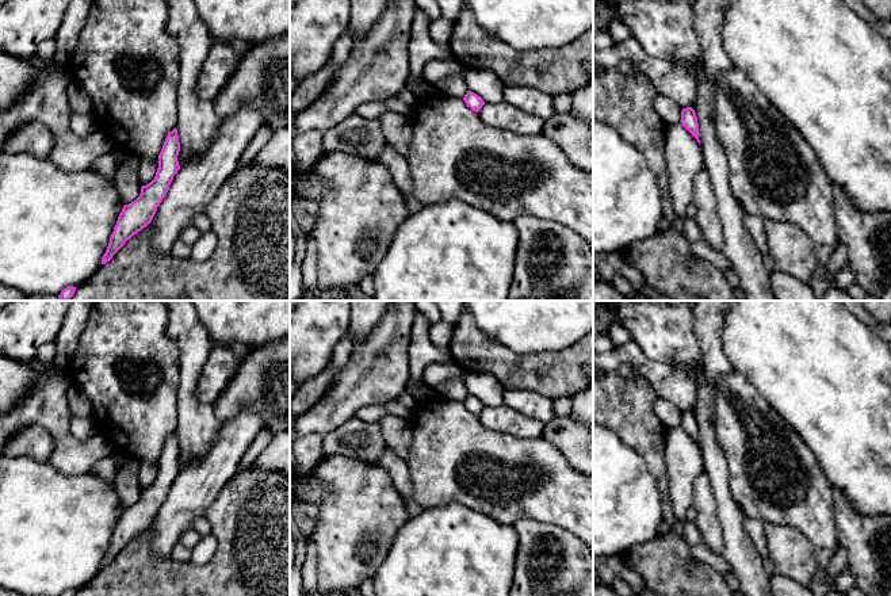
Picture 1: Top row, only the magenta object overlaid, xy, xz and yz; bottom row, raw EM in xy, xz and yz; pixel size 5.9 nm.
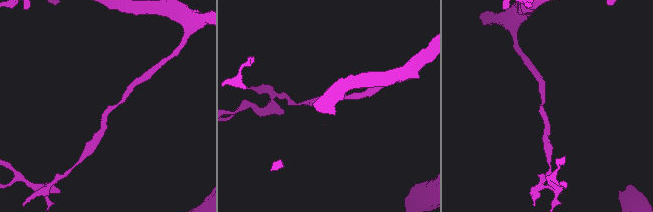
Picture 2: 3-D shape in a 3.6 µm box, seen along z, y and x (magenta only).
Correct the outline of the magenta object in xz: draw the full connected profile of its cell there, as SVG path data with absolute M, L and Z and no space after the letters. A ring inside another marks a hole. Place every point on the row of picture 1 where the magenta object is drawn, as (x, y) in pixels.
M467 91L463 100L467 104L467 107L470 107L475 112L478 112L482 108L482 106L485 104L482 98L471 91Z

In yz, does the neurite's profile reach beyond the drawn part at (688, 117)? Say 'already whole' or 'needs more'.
already whole

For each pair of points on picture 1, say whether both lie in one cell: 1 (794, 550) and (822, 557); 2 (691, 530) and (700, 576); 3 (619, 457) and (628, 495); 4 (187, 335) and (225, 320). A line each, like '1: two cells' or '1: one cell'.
1: two cells
2: two cells
3: one cell
4: two cells

